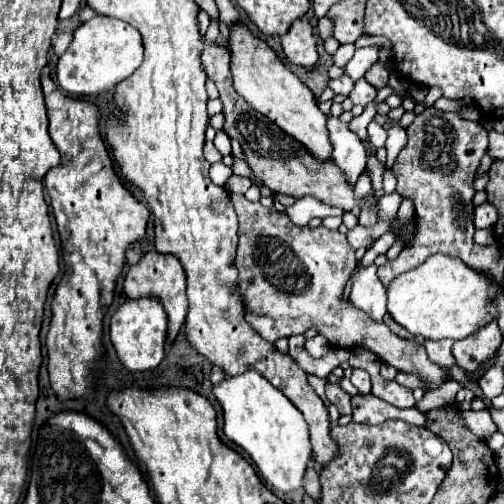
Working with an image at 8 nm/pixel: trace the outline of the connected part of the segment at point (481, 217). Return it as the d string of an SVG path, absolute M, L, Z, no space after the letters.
M488 201L478 205L476 211L474 211L474 225L476 225L476 229L492 229L496 219L498 219L498 211Z

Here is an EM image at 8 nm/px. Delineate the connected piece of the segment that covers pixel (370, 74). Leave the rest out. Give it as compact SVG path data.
M376 61L376 63L366 71L364 79L366 79L370 85L374 85L376 89L386 87L386 83L388 83L388 69L386 69L386 65L380 63L380 61Z

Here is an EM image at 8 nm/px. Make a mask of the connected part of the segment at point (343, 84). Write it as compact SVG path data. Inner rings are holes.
M342 75L340 79L332 79L332 81L330 81L330 87L334 89L334 93L348 95L348 93L354 89L354 81L352 81L348 75Z

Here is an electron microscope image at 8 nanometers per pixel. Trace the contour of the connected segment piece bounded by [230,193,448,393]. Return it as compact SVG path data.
M230 193L230 203L234 205L234 209L238 213L238 223L240 223L240 227L238 227L238 251L236 251L236 259L234 259L234 265L238 269L238 293L242 295L242 303L246 303L246 321L266 341L274 343L280 337L304 333L306 329L314 327L314 329L318 329L318 333L322 333L328 339L328 343L332 347L352 349L354 345L362 343L370 351L378 353L378 357L384 363L396 367L402 373L418 375L424 383L422 389L426 393L438 389L446 381L448 373L426 357L426 351L420 343L394 335L384 323L376 323L374 319L370 319L362 311L354 309L350 303L340 301L344 285L346 285L352 269L356 267L354 249L348 245L344 235L340 235L338 231L326 229L322 225L316 227L316 229L310 229L308 225L302 225L302 227L294 225L288 219L286 213L280 213L274 207L266 209L260 203L252 203L244 195L238 195L238 193Z

